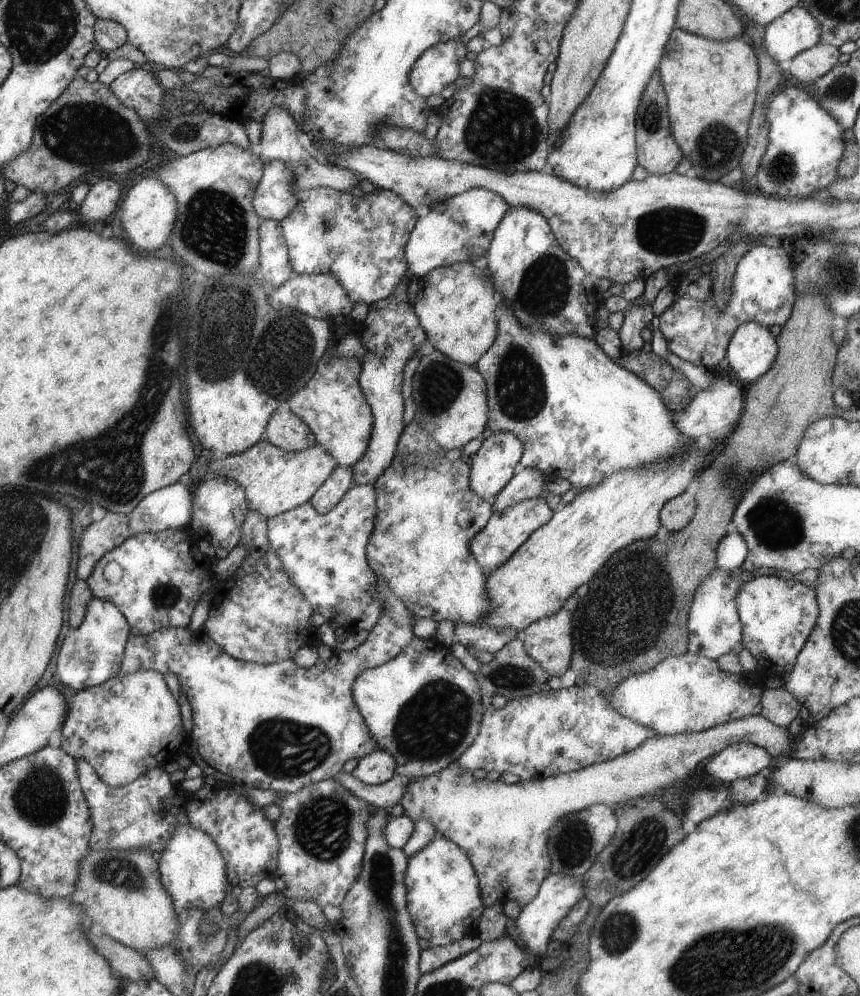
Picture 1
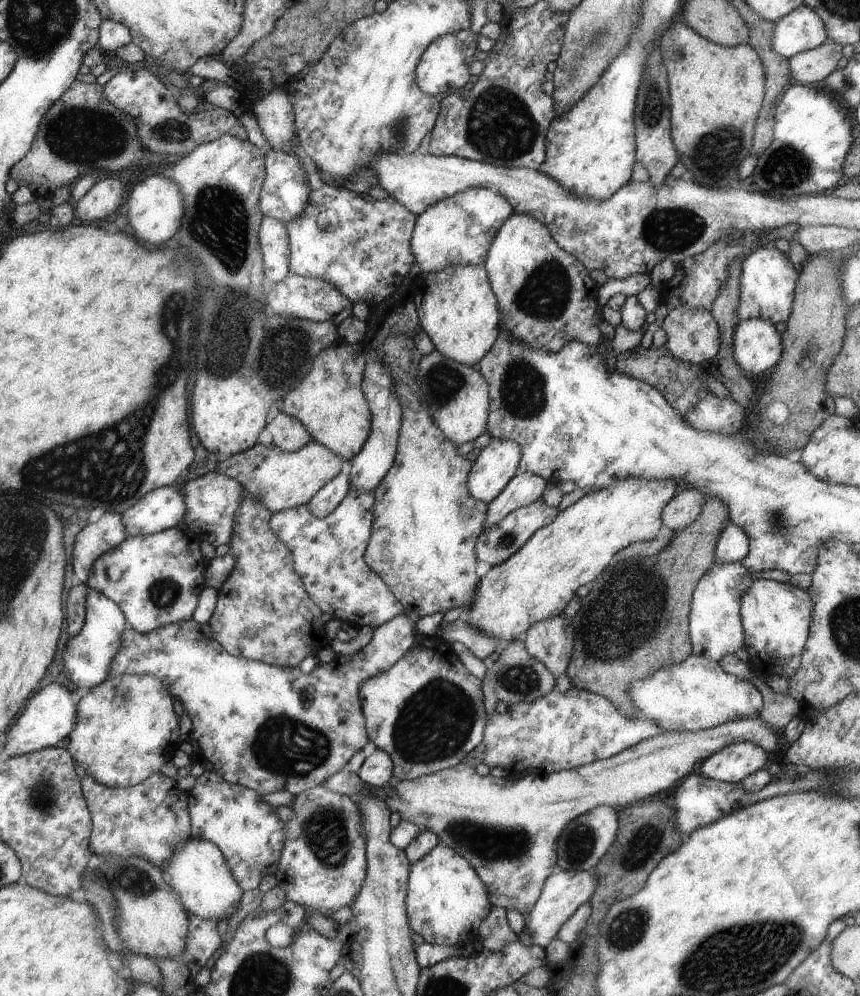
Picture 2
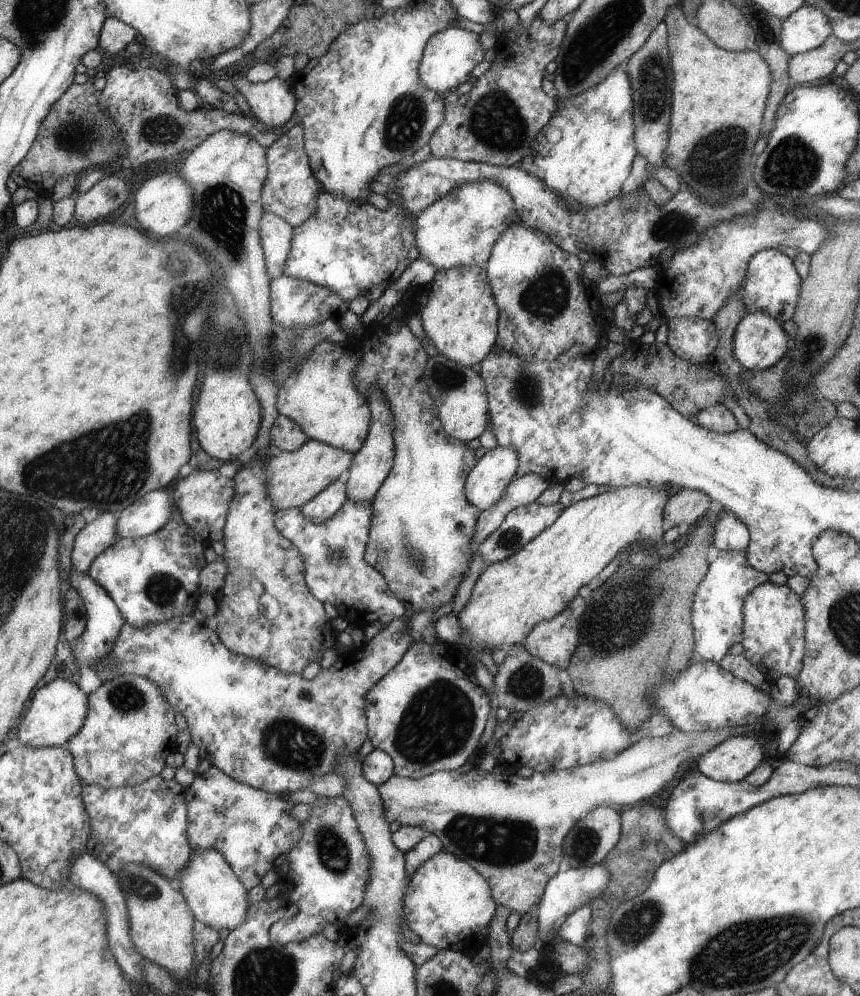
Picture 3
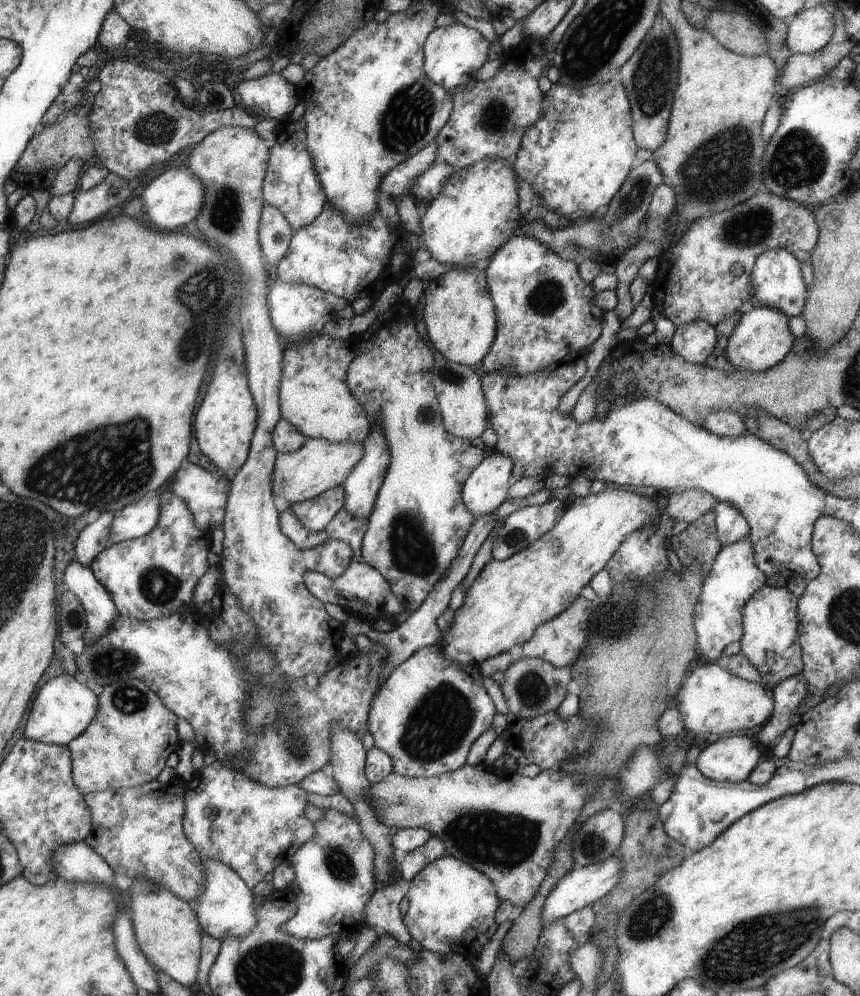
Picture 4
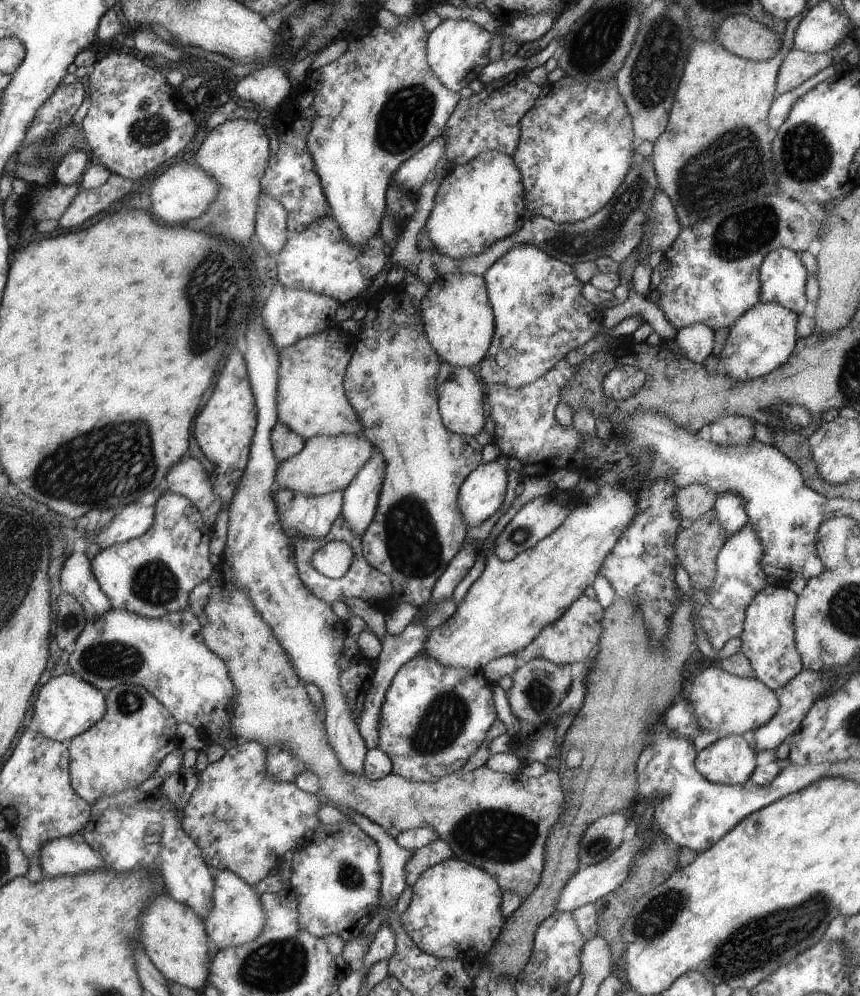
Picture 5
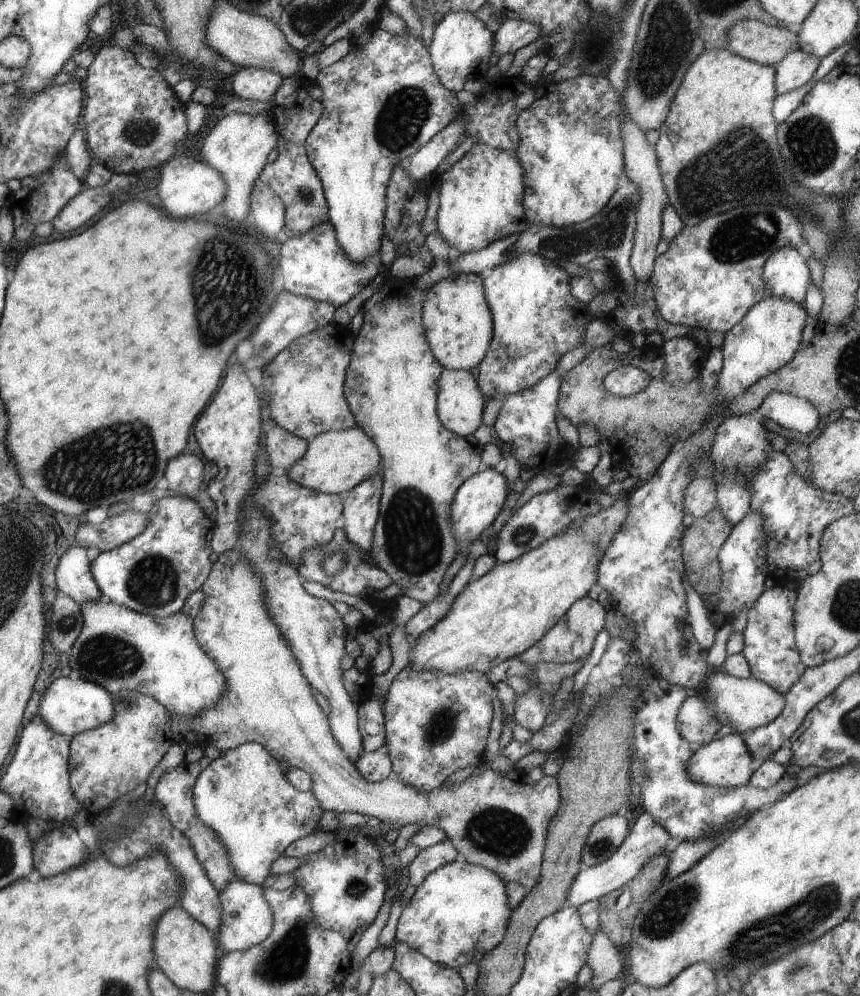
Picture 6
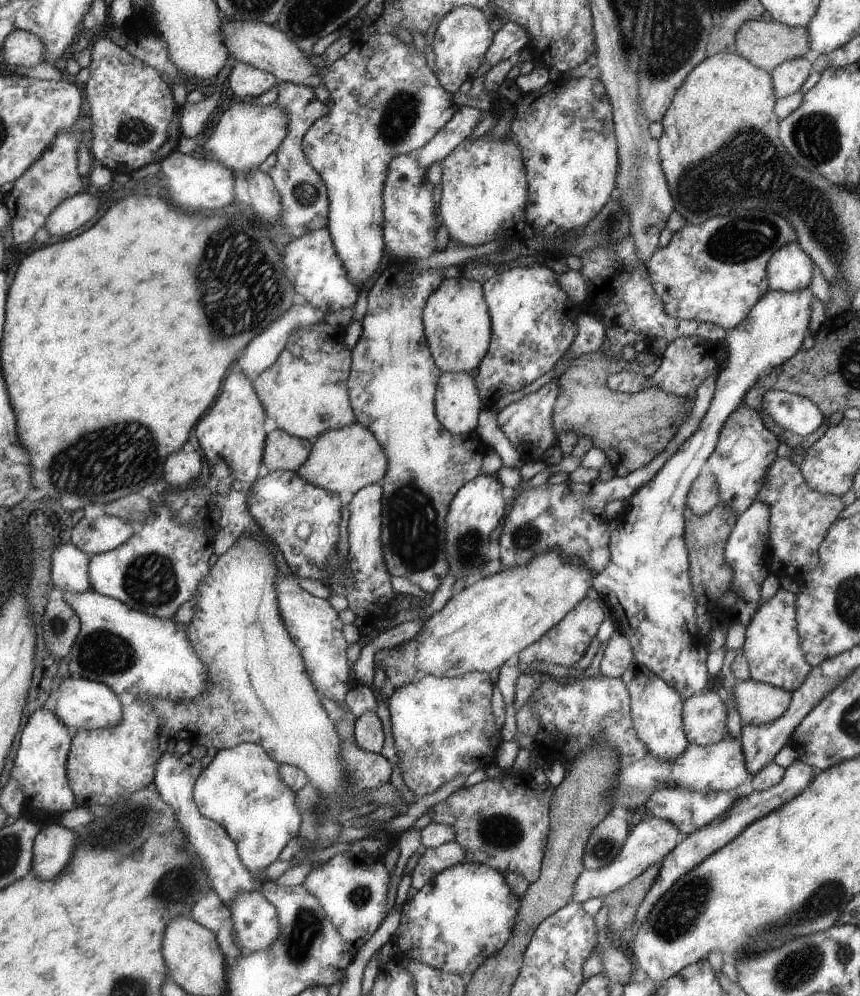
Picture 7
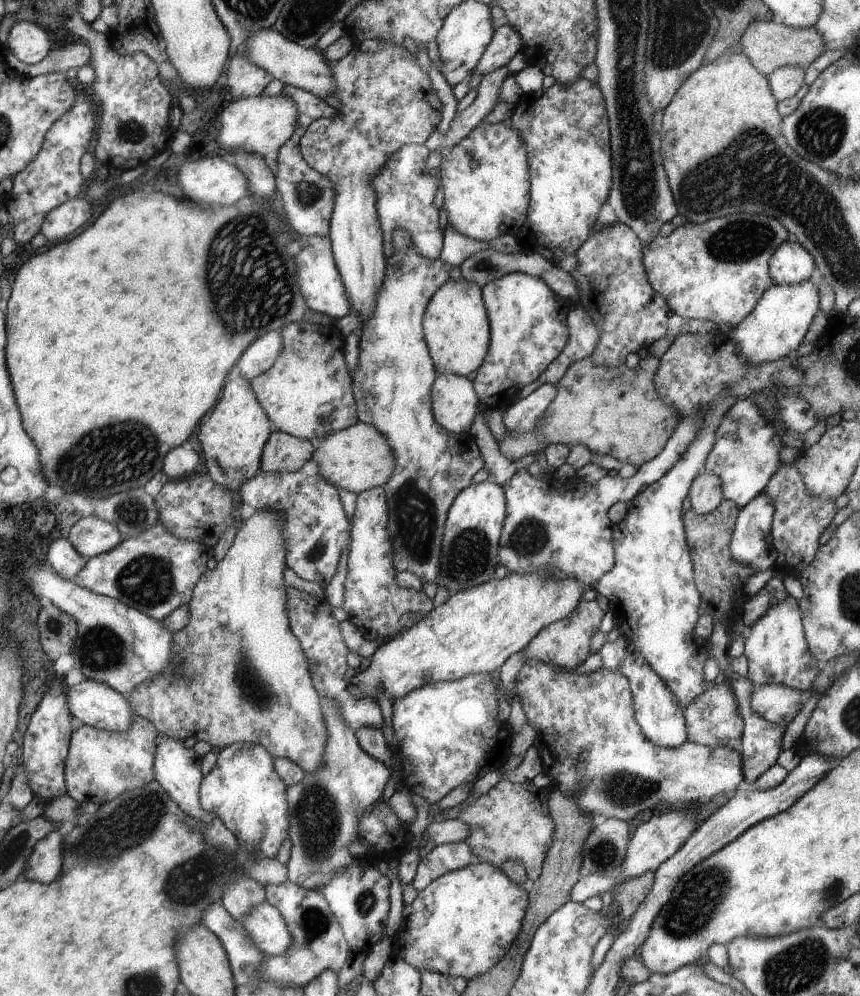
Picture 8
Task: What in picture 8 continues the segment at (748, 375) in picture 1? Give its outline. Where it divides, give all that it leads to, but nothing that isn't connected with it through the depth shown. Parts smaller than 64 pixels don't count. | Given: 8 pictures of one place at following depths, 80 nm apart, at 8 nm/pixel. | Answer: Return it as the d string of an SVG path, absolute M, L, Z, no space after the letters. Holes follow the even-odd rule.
M815 276L797 284L773 285L764 292L754 310L728 334L736 344L739 354L748 360L749 366L752 363L765 364L784 359L784 356L800 347L820 310L821 291L817 284ZM721 397L707 417L705 430L688 446L679 462L654 485L632 498L626 518L615 524L614 568L594 586L596 592L608 598L616 624L620 625L622 642L642 656L675 695L683 710L707 689L703 671L710 656L705 648L707 640L694 635L701 596L694 582L682 504L692 482L703 472L717 426L734 404L736 398Z

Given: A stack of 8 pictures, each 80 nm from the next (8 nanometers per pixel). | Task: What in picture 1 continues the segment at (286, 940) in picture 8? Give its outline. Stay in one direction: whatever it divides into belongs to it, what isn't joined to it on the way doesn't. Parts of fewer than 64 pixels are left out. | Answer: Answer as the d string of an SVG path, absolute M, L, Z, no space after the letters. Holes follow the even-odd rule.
M190 824L179 825L169 836L167 847L160 853L159 871L164 888L171 893L178 911L221 908L228 894L228 885L231 885L227 877L227 863L220 856L219 845L211 836Z

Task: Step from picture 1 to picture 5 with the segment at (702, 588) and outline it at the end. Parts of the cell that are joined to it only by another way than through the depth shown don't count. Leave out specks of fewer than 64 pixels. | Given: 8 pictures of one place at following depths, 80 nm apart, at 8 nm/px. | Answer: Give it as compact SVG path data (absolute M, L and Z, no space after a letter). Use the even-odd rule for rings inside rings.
M753 524L744 525L742 530L729 536L720 548L716 559L717 575L706 593L710 598L700 608L700 624L708 634L714 651L720 650L730 638L739 637L743 631L745 610L754 597L768 586L767 574L761 567L764 547L758 538Z

